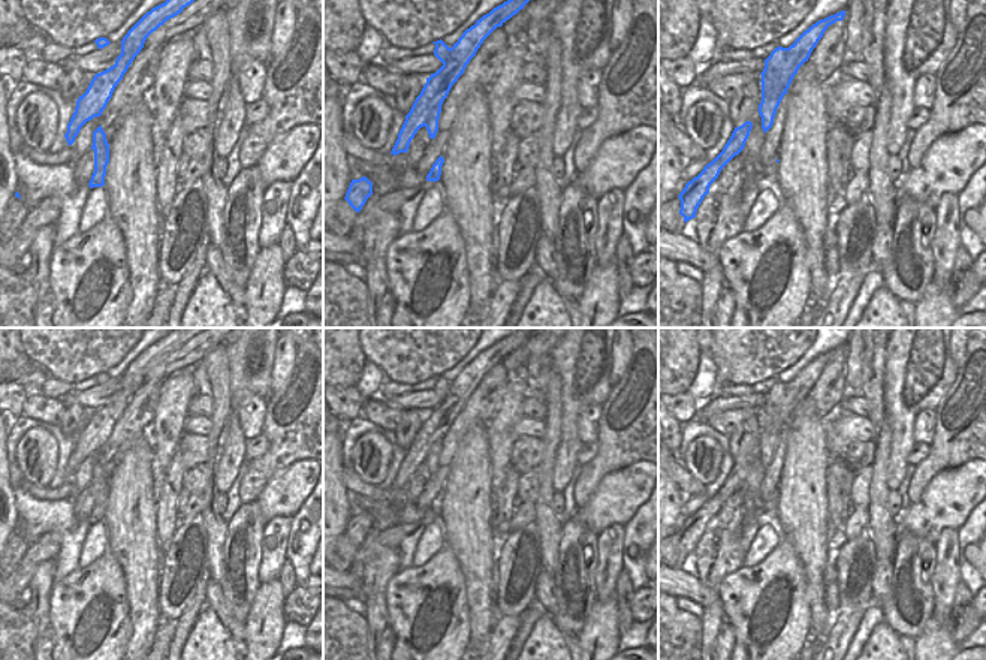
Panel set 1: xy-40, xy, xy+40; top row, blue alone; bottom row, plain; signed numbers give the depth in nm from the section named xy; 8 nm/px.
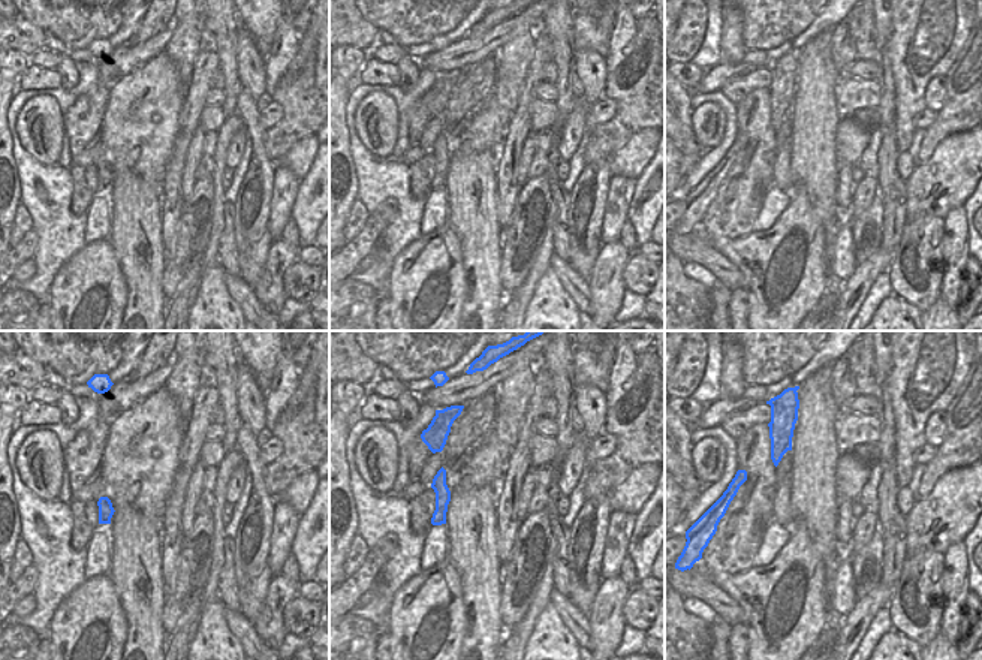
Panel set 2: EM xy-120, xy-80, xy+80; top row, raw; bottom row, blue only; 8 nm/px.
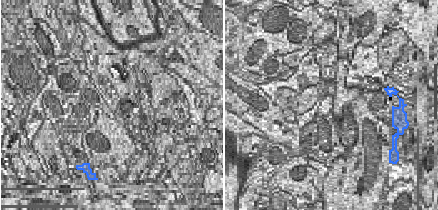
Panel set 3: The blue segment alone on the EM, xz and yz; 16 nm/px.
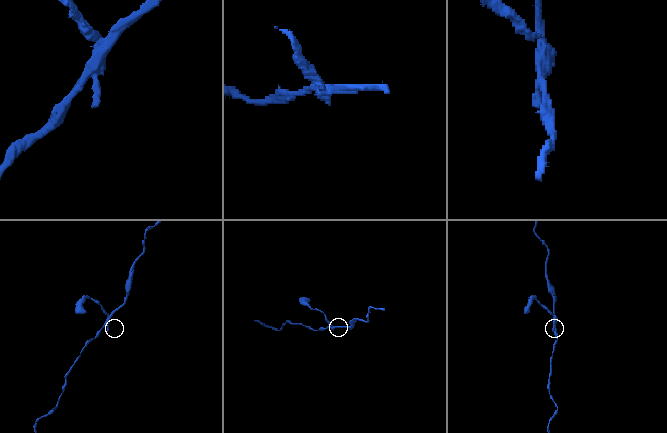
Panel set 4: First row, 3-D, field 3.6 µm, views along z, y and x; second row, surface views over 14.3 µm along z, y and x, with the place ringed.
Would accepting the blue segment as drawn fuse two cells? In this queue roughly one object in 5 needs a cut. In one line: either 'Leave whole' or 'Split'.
Split.

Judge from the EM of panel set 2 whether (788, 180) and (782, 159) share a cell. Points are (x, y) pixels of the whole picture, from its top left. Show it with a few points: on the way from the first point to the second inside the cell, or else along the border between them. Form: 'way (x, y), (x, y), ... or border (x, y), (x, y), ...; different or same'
way (783, 175), (782, 163); same

